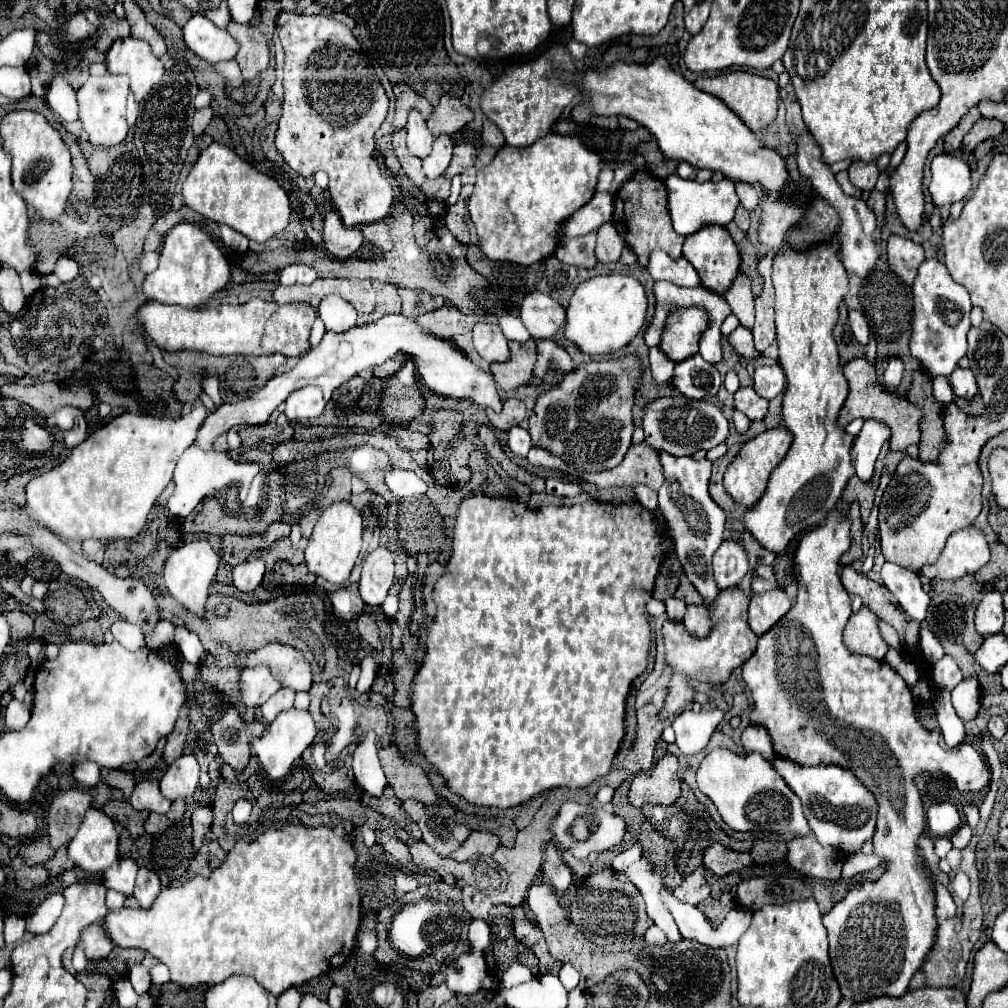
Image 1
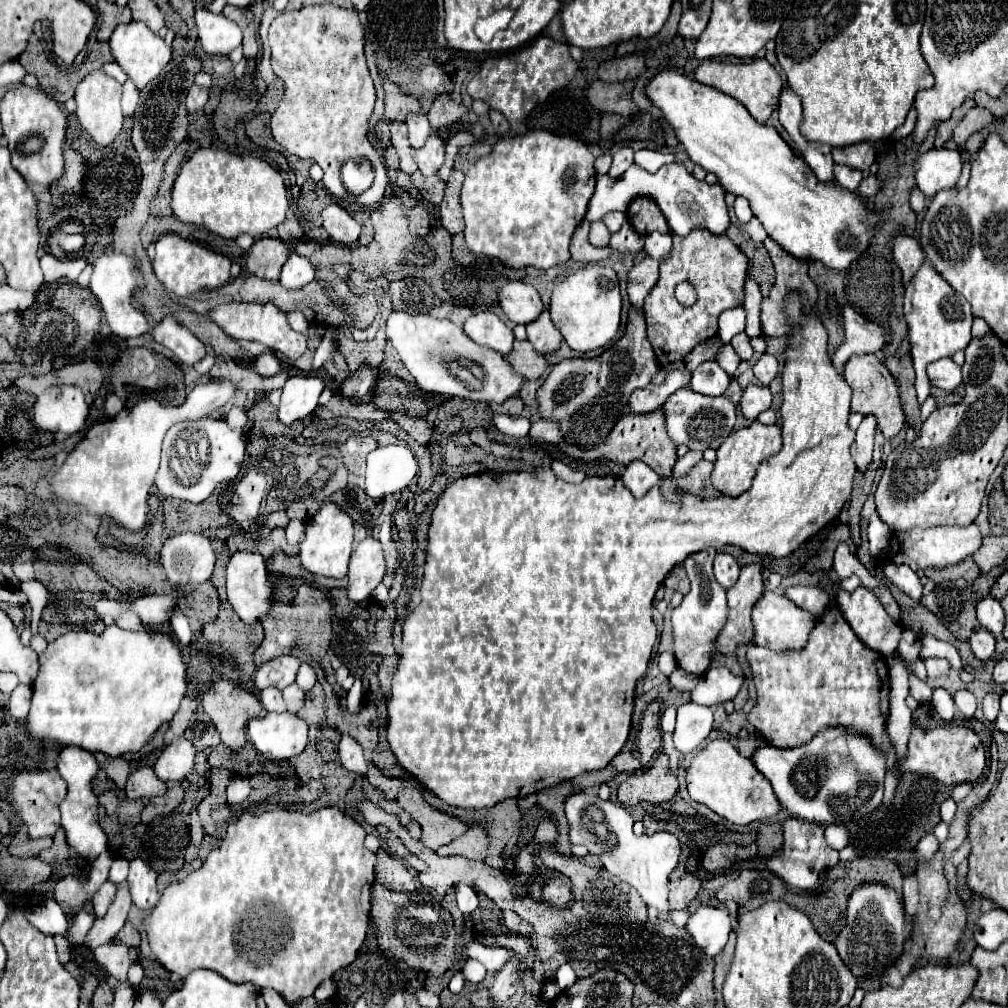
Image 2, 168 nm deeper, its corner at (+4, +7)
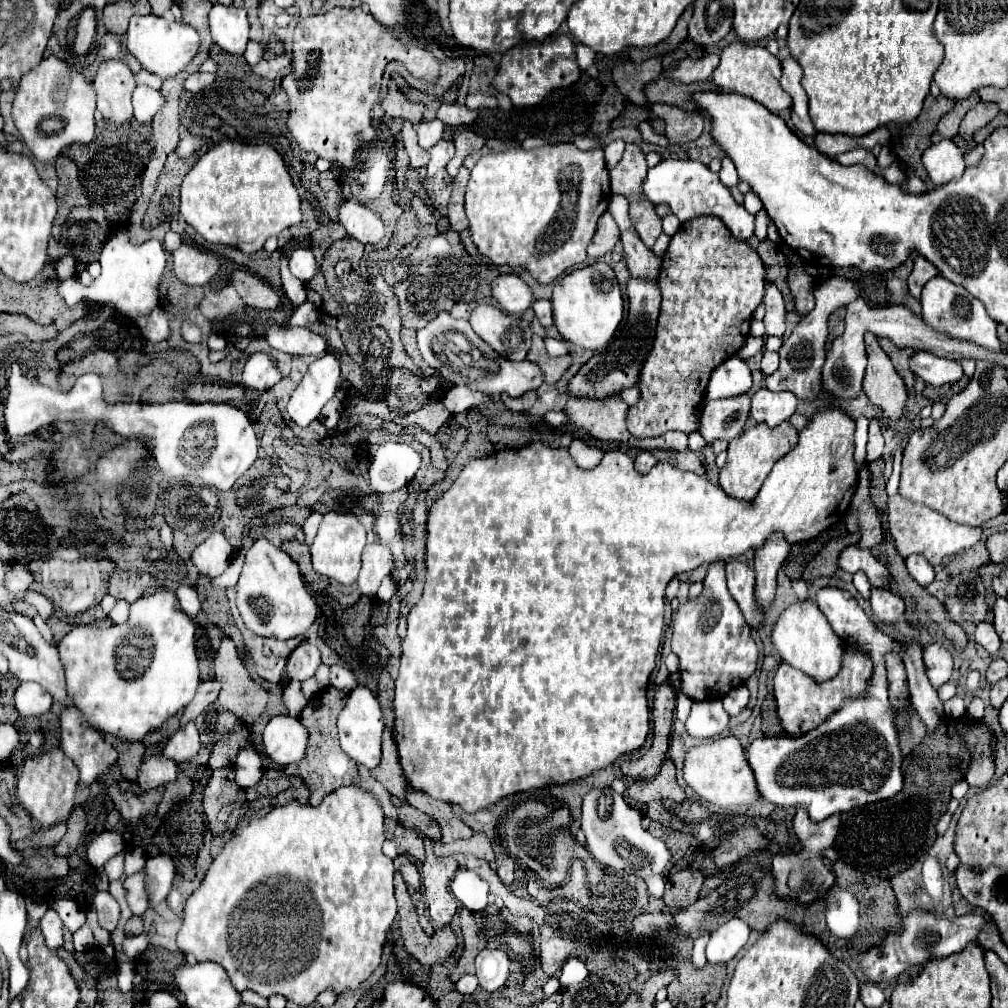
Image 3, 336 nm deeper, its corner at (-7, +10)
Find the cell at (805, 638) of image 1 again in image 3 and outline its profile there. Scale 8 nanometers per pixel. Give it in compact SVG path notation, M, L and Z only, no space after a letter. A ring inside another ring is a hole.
M845 647L845 663L841 667L841 673L833 681L825 681L825 683L809 681L805 673L797 673L797 669L793 669L791 665L781 663L775 675L775 699L777 699L777 713L783 729L795 737L815 729L835 709L839 709L843 701L863 695L867 689L869 677L871 677L871 661L863 653L855 651L853 647Z

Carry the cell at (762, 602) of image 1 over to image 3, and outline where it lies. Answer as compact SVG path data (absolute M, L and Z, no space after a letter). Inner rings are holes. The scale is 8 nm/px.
M815 601L791 605L781 613L779 621L773 627L773 645L781 653L785 663L803 671L817 683L833 679L839 673L845 655L845 643L841 641L841 637L837 637L837 633L833 633L827 617L819 611Z

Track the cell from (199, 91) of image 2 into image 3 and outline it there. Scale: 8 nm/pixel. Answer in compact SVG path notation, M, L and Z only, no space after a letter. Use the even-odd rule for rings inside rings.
M197 71L197 73L193 73L193 75L187 77L185 89L191 91L191 93L199 93L201 89L209 87L213 81L215 81L215 75L213 73L201 73L201 71Z

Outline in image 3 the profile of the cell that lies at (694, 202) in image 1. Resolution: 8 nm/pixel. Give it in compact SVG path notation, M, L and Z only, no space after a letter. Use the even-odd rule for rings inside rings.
M665 159L659 165L651 167L643 185L645 197L653 201L653 205L669 203L671 211L677 215L681 223L701 217L701 215L717 215L725 221L733 237L739 241L747 241L755 233L755 215L751 215L743 205L739 205L729 189L719 181L719 175L705 167L701 161L691 159Z

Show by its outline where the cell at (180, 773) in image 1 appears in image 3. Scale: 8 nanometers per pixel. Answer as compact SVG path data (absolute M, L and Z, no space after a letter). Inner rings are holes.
M187 723L185 727L179 727L167 741L163 755L181 763L181 761L189 761L199 753L199 733L195 723Z

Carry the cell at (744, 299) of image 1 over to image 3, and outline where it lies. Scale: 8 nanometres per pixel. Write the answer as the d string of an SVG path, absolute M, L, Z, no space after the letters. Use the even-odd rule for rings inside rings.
M767 283L765 287L765 305L767 305L767 313L765 313L765 333L767 335L777 335L777 337L783 337L785 335L785 303L783 303L783 297L781 297L781 291L773 285L773 283Z

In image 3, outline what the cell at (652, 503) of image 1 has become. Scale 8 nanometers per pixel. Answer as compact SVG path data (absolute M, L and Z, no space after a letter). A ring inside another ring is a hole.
M641 451L641 453L635 457L635 469L637 469L639 473L647 473L655 463L657 463L657 459L655 459L655 455L649 453L649 451Z

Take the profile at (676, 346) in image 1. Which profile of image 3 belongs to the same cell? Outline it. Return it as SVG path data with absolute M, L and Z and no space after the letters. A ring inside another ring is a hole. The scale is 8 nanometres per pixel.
M697 217L683 223L671 237L659 271L659 287L663 301L655 341L637 381L641 397L635 405L629 405L627 411L627 429L635 437L657 437L671 429L693 433L701 427L697 409L703 405L711 371L721 365L721 361L733 357L749 337L751 315L765 293L765 265L757 251L737 241L719 217Z

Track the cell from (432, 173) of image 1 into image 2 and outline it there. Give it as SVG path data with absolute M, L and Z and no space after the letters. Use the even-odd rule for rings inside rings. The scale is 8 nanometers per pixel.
M430 134L426 144L420 150L416 150L414 160L416 160L416 164L418 164L418 168L424 176L436 174L438 168L442 166L442 162L444 162L444 142L442 142L442 138L438 134Z

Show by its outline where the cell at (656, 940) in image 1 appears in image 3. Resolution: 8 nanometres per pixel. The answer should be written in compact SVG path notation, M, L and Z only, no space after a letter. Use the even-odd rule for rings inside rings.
M655 873L655 875L645 875L641 877L647 885L648 891L654 897L663 898L664 883L661 883L663 873Z

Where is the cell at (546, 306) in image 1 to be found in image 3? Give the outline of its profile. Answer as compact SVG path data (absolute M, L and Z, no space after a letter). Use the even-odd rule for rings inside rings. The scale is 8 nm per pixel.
M499 275L493 279L491 295L507 313L521 313L533 303L531 289L517 275Z

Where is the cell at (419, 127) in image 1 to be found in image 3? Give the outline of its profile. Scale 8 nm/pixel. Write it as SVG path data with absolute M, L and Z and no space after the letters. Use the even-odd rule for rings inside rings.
M433 119L433 121L421 121L417 125L417 135L419 135L419 145L423 149L431 149L443 135L445 125L441 125L441 121Z

